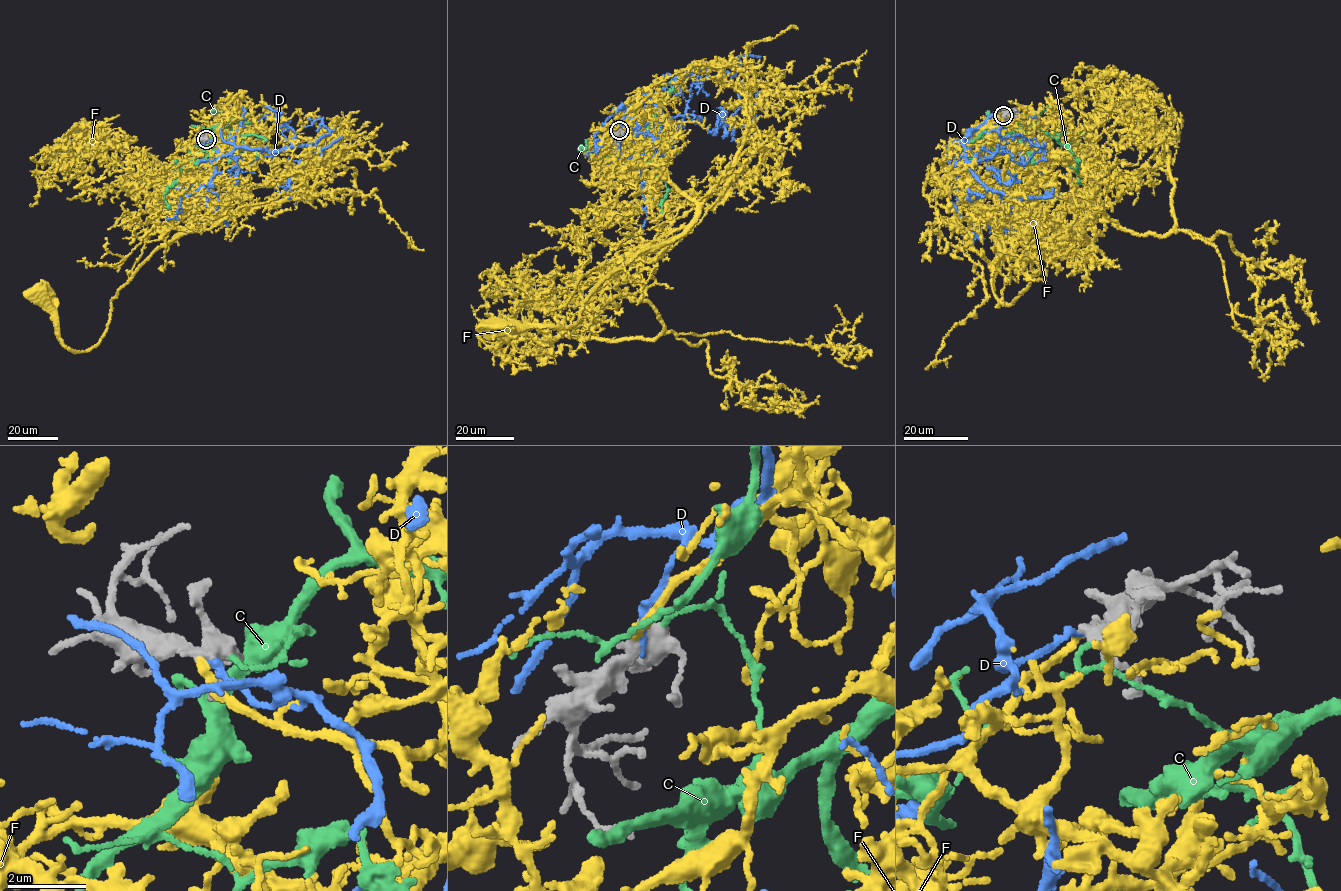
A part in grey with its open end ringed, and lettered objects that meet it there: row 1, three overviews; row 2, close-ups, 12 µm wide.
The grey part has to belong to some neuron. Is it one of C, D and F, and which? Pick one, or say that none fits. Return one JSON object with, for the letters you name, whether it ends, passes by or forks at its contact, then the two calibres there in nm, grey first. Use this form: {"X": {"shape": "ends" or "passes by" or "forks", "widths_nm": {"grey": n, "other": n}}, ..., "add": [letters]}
{"F": {"shape": "ends", "widths_nm": {"grey": 360, "other": 200}}, "add": ["F"]}

